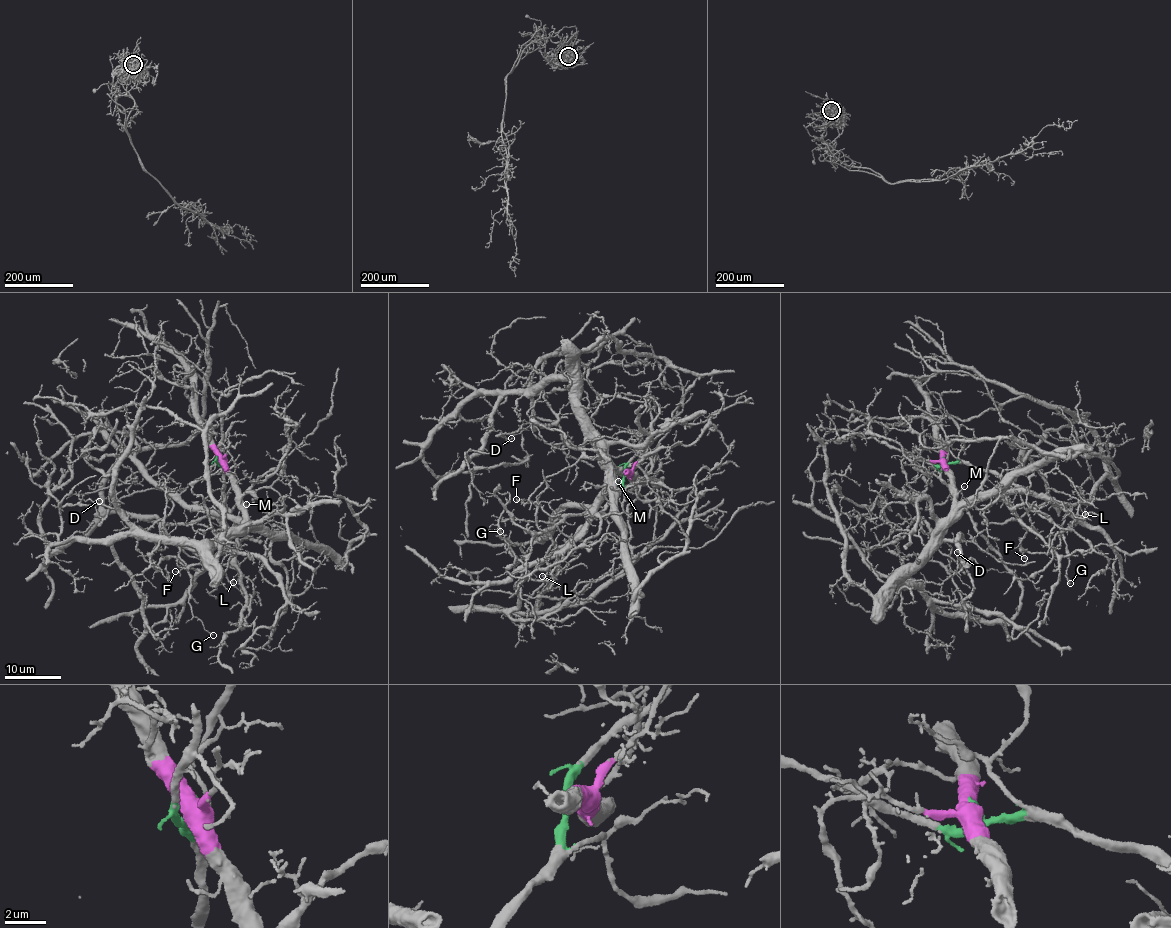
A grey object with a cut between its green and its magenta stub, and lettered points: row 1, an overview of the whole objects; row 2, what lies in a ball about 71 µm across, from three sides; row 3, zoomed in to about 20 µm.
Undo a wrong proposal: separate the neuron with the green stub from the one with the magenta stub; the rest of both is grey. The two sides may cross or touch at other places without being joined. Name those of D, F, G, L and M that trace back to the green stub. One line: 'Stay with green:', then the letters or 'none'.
Stay with green: G, L

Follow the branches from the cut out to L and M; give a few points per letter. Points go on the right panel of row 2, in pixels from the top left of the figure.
L: (945, 459), (995, 471), (1036, 495), (1063, 505), (1085, 503), (1081, 501), (1086, 515)
M: (945, 459), (953, 488), (958, 492), (964, 485)

